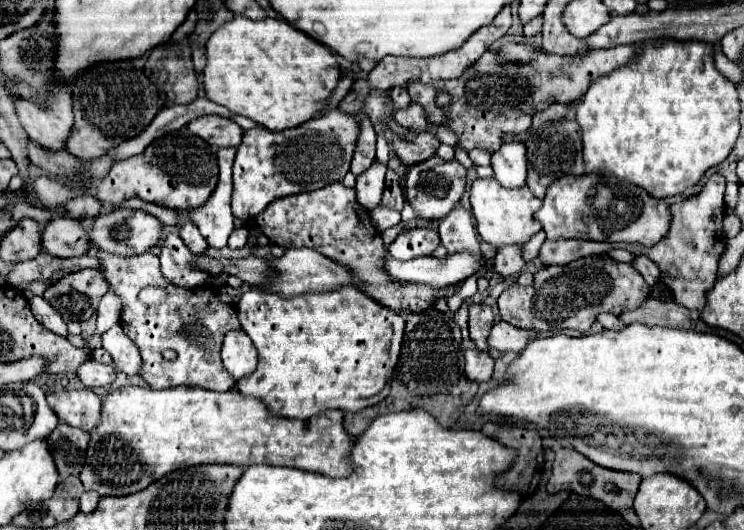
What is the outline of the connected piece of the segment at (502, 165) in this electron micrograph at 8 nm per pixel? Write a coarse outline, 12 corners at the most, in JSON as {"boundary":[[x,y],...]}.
{"boundary":[[503,143],[493,153],[495,179],[509,189],[527,179],[527,149]]}

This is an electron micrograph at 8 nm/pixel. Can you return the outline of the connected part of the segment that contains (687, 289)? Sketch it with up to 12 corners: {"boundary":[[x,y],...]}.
{"boundary":[[725,177],[671,207],[653,247],[675,303],[703,309],[725,251]]}

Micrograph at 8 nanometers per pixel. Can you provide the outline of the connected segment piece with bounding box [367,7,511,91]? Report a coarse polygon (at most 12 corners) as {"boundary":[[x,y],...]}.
{"boundary":[[505,7],[491,25],[437,57],[387,57],[367,83],[387,91],[411,81],[461,77],[511,27]]}

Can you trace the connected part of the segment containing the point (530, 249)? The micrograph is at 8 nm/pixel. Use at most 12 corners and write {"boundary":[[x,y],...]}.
{"boundary":[[545,231],[533,235],[521,245],[521,255],[527,263],[539,255]]}

